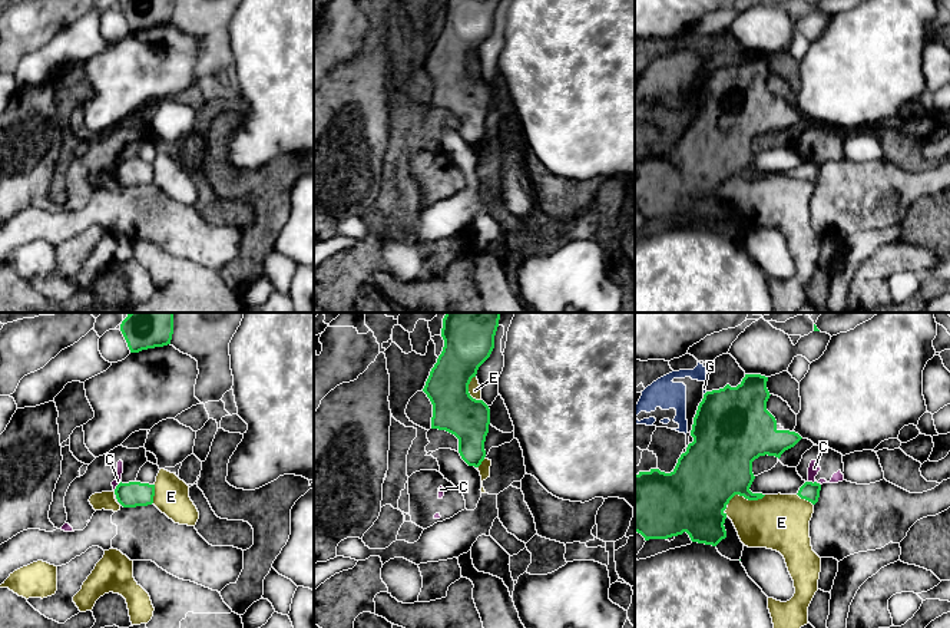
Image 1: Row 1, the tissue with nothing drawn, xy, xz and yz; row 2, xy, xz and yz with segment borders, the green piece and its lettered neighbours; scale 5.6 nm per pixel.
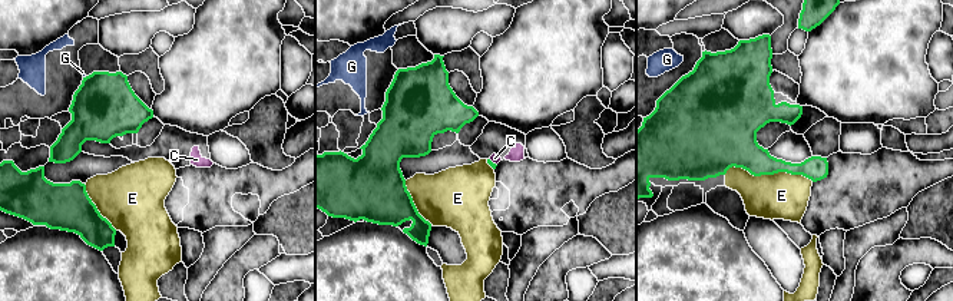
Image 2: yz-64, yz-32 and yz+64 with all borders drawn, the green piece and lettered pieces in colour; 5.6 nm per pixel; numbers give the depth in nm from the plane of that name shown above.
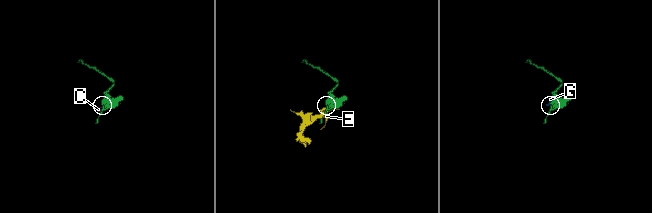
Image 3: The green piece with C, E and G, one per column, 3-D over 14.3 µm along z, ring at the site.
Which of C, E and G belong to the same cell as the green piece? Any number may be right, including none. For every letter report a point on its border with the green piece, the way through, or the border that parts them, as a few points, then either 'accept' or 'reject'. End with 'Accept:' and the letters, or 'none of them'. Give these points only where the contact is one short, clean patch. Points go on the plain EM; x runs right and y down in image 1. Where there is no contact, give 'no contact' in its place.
C: xy (118, 164) | along xy (121, 159), (113, 168) | reject
E: yz (745, 177) | reject
G: yz (705, 72) | along yz (707, 70), (704, 73) | reject
Accept: none of them

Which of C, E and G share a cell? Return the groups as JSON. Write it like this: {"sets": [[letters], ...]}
{"sets": [["C", "G"], ["E"]]}

